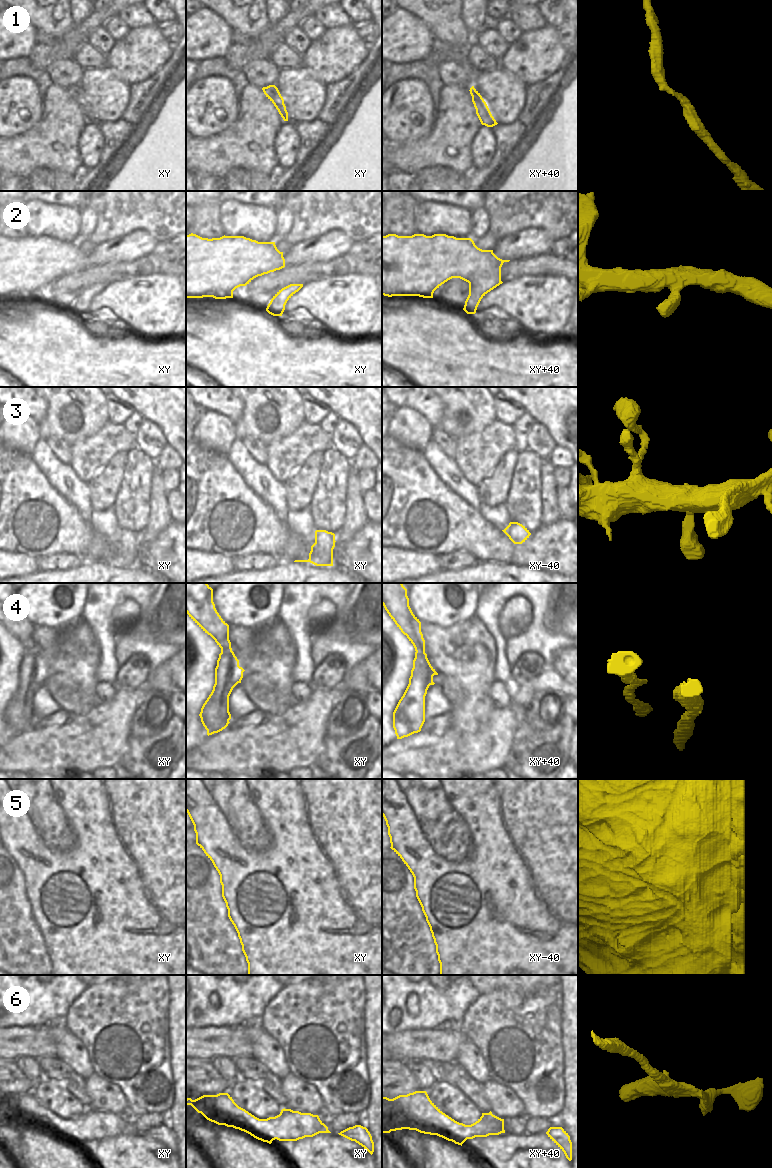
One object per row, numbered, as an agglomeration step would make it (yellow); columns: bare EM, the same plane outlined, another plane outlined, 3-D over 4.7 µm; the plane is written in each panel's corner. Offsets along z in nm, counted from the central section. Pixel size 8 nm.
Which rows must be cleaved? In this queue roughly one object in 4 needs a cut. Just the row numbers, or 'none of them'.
5

